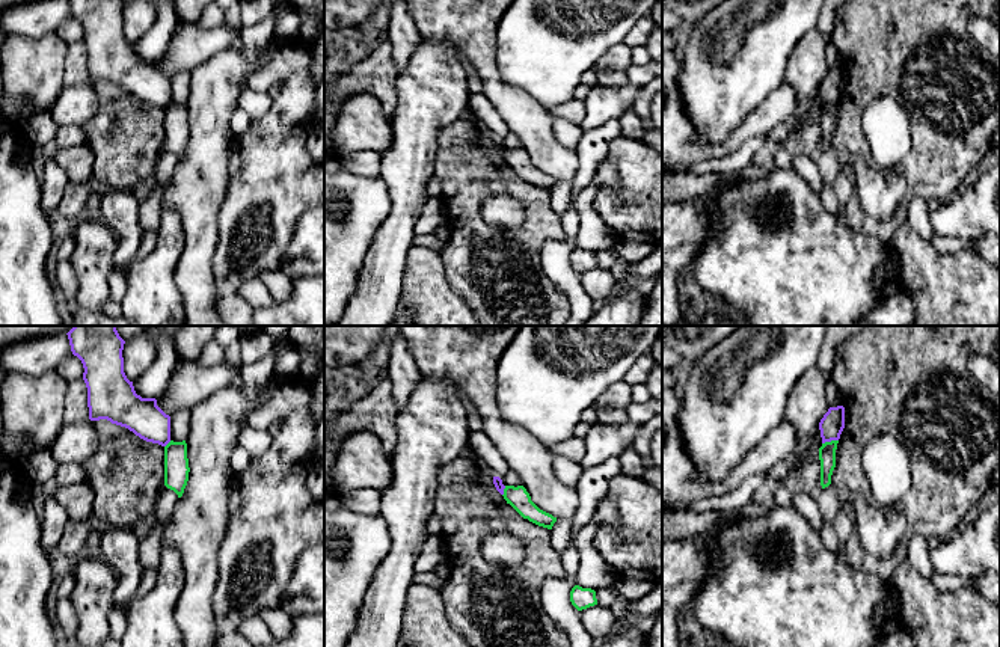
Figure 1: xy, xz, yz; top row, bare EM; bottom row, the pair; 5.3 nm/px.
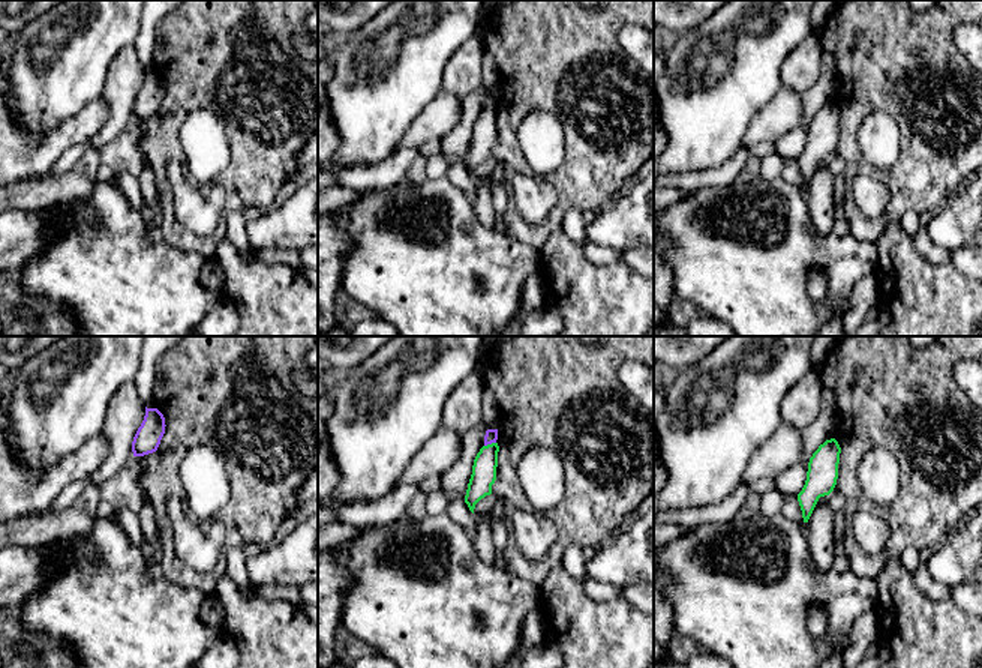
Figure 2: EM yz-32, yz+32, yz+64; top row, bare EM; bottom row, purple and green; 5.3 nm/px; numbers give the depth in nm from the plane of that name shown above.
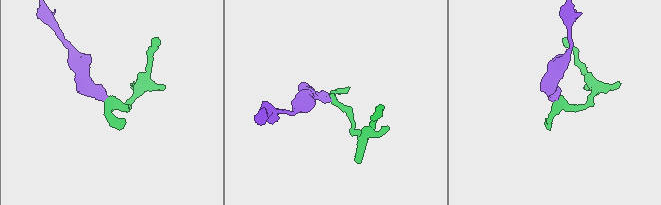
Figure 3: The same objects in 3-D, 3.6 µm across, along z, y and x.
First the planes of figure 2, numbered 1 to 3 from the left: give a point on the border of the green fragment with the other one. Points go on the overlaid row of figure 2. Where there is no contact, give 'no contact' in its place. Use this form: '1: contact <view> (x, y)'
1: no contact
2: contact yz+32 (489, 443)
3: no contact

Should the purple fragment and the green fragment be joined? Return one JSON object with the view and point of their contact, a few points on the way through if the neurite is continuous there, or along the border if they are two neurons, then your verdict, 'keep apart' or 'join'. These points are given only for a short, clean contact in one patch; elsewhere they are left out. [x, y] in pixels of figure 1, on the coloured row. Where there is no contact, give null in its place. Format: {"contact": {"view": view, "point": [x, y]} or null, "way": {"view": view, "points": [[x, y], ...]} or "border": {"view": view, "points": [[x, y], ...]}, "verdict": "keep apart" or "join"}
{"contact": {"view": "yz", "point": [830, 441]}, "border": {"view": "yz", "points": [[837, 439], [822, 444]]}, "verdict": "keep apart"}

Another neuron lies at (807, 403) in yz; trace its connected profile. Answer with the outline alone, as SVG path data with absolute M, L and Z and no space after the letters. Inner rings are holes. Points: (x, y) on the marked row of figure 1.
M816 365L799 377L789 394L784 419L795 427L796 448L787 458L768 471L769 478L784 480L792 466L808 451L813 428L821 422L828 409L827 385Z

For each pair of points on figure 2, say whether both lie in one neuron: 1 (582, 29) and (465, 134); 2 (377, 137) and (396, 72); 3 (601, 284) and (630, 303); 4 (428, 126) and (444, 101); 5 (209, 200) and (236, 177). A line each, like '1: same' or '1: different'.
1: different
2: same
3: same
4: same
5: different

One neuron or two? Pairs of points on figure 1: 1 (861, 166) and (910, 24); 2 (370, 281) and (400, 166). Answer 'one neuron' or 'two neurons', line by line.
1: two neurons
2: one neuron

